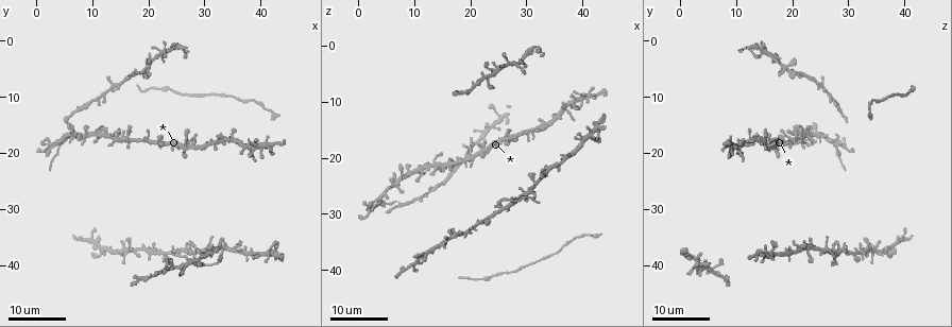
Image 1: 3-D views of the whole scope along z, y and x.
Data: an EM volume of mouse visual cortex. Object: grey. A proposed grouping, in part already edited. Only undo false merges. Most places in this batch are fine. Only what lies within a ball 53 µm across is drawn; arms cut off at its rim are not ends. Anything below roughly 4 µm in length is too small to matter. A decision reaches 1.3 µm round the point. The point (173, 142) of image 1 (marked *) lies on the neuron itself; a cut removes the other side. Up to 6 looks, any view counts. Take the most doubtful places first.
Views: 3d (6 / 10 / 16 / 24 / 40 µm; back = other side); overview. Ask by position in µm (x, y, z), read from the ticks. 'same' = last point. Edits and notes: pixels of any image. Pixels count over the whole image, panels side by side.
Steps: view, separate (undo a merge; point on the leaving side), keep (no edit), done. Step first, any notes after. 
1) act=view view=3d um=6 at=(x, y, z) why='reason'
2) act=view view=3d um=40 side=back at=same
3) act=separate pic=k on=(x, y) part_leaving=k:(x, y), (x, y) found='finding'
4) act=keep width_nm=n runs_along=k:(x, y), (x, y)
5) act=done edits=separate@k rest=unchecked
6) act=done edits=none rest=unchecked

act=view view=3d um=16 at=(5.0, 17.5, 28.5)

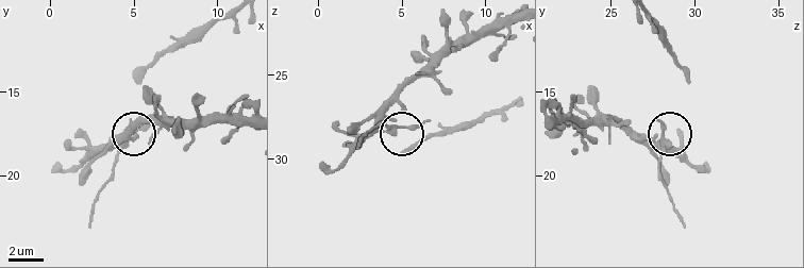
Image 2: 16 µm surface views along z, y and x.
act=view view=3d um=10 at=(4.6, 17.6, 28.2) why='zoom in'

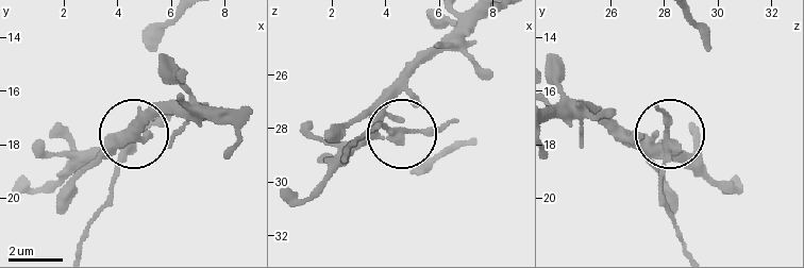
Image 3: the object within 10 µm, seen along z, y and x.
act=separate pic=3 on=(424, 134) width_nm=310 found='a second neuron is stuck on'

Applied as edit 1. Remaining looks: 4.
act=view view=overview

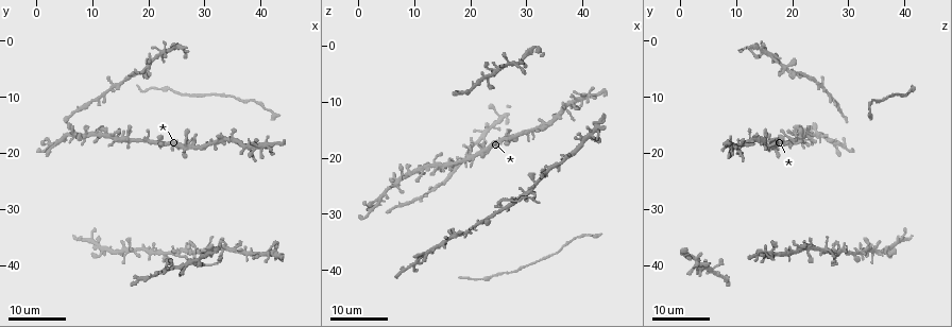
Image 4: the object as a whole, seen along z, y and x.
act=view view=3d um=16 at=(25.5, 37.0, 28.5) why='looks like a crossing'

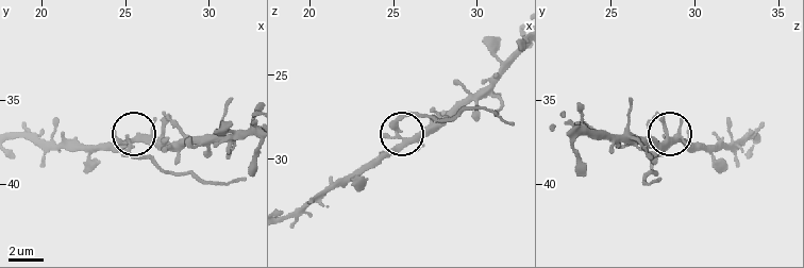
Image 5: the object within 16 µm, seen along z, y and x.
act=view view=3d um=10 at=(25.7, 37.4, 29.1)

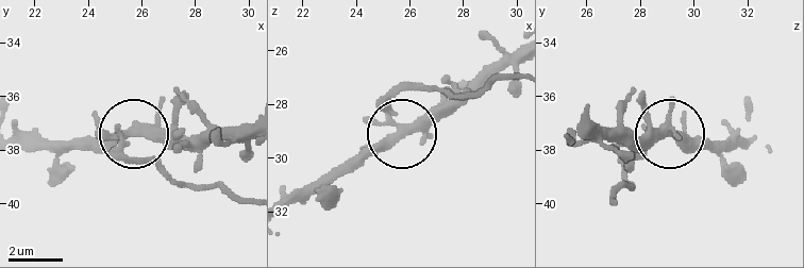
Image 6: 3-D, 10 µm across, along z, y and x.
act=separate pic=6 on=(153, 158) side_arm_um=9 part_leaving=6:(120, 146), (134, 162), (182, 182), (244, 198) found='a second neuron is stuck on'

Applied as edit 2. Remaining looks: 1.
act=done edits=separate@3,separate@6 rest=unchecked

